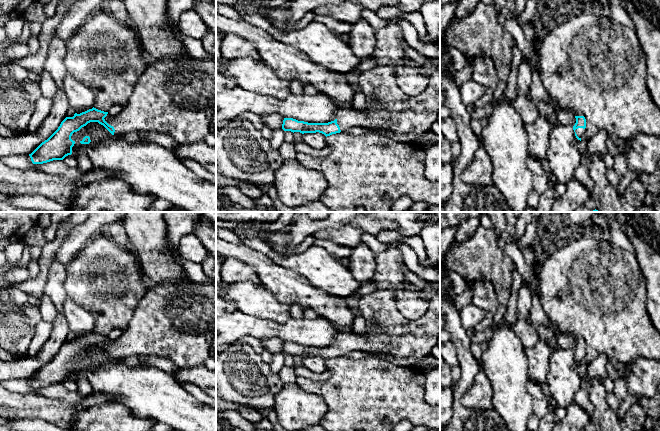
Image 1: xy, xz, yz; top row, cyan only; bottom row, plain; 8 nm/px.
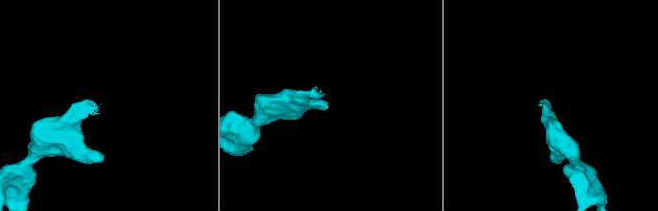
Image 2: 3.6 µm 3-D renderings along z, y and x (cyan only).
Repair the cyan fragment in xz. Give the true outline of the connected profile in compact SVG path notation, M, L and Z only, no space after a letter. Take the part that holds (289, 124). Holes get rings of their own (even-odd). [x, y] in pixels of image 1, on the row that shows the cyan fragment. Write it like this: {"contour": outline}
{"contour": "M375 66L359 74L360 91L366 96L366 109L358 111L353 107L340 108L336 112L336 119L328 123L308 123L293 118L284 118L284 131L304 133L322 133L326 137L343 132L352 127L364 127L393 134L414 134L418 138L431 130L432 124L438 119L440 109L440 70L429 76L424 91L415 97L409 97L400 90L396 81L396 66Z"}

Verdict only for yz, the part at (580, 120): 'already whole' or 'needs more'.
needs more

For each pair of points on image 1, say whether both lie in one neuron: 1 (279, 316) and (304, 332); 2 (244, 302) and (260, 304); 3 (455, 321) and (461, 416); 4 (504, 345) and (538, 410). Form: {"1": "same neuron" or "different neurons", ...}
{"1": "different neurons", "2": "same neuron", "3": "same neuron", "4": "different neurons"}

